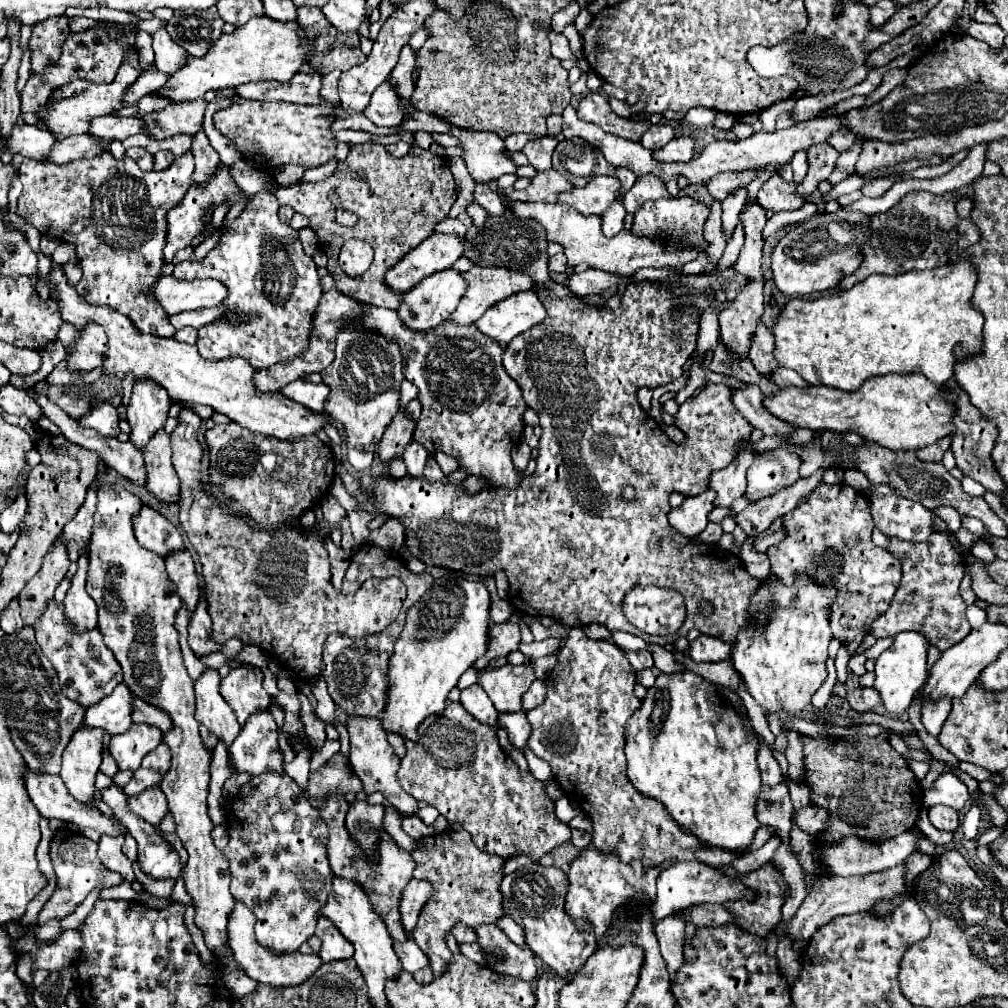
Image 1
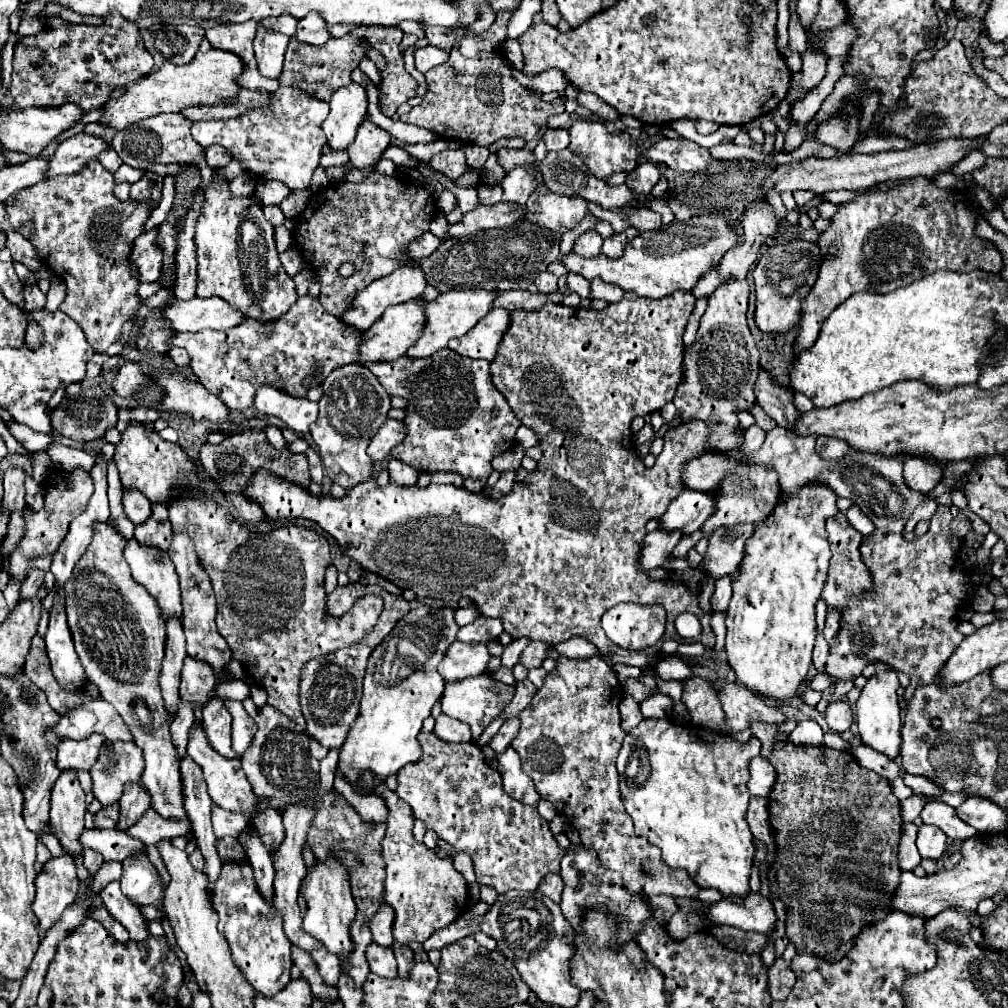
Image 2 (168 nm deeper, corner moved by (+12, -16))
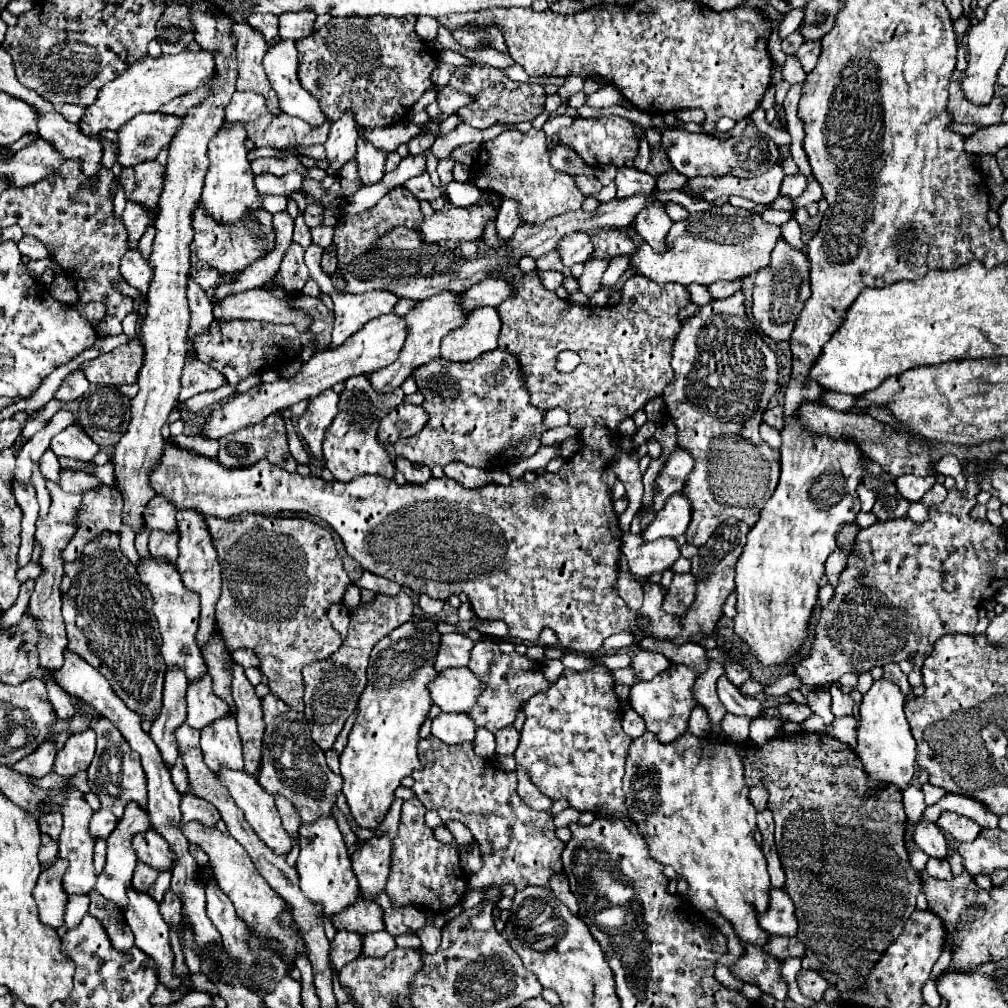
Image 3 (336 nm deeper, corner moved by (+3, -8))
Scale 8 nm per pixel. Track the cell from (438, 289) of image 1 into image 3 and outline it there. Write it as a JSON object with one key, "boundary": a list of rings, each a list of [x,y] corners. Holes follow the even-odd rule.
{"boundary":[[[395,314],[379,316],[371,322],[367,322],[357,334],[347,338],[339,348],[315,352],[311,356],[311,360],[305,362],[293,378],[279,378],[269,384],[257,384],[251,390],[229,398],[229,402],[225,402],[221,408],[213,410],[207,416],[201,436],[209,438],[209,440],[219,440],[231,432],[237,432],[237,430],[249,426],[249,424],[263,422],[273,412],[285,410],[301,400],[309,400],[309,398],[321,394],[323,390],[335,386],[337,382],[345,382],[347,378],[359,376],[359,374],[371,374],[371,372],[395,362],[399,350],[403,348],[405,336],[407,336],[407,330],[405,330],[405,322],[401,316],[395,316]]]}

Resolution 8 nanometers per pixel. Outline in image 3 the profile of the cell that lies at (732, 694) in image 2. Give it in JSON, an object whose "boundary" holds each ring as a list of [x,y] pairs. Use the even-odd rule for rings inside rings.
{"boundary":[[[789,702],[789,704],[781,704],[781,718],[789,720],[789,722],[795,722],[795,724],[801,724],[805,722],[807,718],[813,716],[813,712],[809,710],[807,704],[795,704],[795,702]]]}

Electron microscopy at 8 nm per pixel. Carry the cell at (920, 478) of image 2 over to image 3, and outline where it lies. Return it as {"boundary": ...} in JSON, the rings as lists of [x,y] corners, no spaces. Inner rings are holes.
{"boundary":[[[907,474],[907,476],[899,476],[895,480],[895,484],[899,488],[899,494],[905,500],[919,502],[923,498],[923,494],[933,488],[935,476],[915,476],[915,474]]]}

